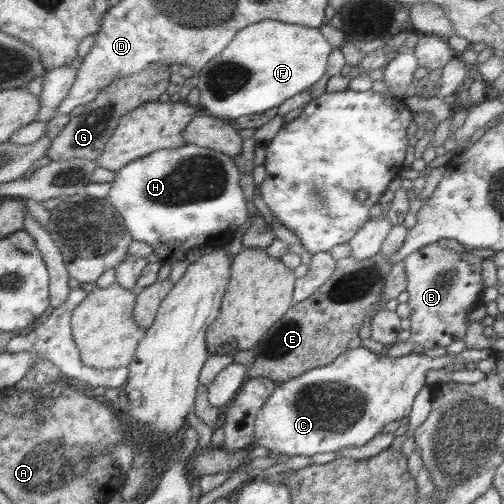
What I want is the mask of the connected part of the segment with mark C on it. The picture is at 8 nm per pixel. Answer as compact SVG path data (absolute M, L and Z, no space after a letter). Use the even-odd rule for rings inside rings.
M360 346L349 351L346 349L333 362L306 370L295 378L281 382L273 389L255 416L253 444L263 446L274 454L290 457L297 455L313 457L321 452L335 452L345 448L365 446L381 432L385 424L399 421L409 414L415 395L423 385L425 386L425 375L428 370L442 368L448 362L476 363L493 353L491 348L478 350L465 348L457 354L456 359L450 359L447 354L431 358L414 352L395 358L375 354Z

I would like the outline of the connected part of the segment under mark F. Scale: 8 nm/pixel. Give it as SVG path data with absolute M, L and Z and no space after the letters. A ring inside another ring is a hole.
M260 20L237 31L231 42L216 54L195 75L199 92L198 108L207 109L209 115L232 121L249 114L259 114L277 108L284 100L307 90L326 73L326 64L331 52L329 42L317 28L305 28L297 24L285 24L277 20Z

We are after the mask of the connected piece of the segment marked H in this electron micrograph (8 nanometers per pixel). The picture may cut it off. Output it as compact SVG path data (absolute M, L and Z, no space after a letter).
M189 143L173 150L159 149L128 162L114 174L106 198L123 218L132 241L149 244L159 262L169 264L168 281L173 285L187 268L183 256L191 249L233 233L248 220L234 160Z

